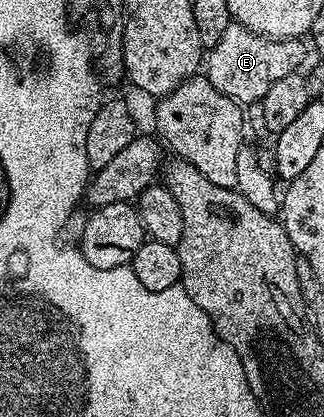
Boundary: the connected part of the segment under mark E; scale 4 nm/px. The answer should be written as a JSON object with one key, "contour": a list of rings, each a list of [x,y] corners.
{"contour":[[[231,22],[230,27],[224,29],[224,37],[220,37],[220,41],[209,48],[204,59],[204,75],[211,85],[224,93],[224,97],[239,105],[258,105],[261,104],[264,93],[268,93],[268,89],[272,89],[280,77],[288,77],[301,68],[298,66],[306,55],[302,45],[302,39],[265,39],[262,35],[254,35],[246,27]]]}

